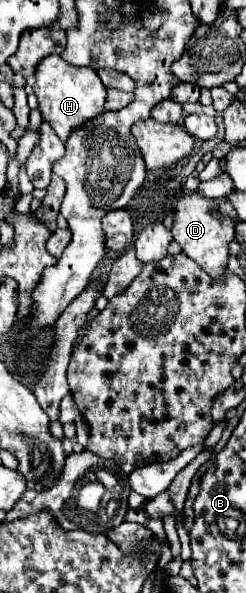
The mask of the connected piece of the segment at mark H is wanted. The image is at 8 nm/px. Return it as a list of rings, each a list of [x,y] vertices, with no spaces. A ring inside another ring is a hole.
[[[53,54],[39,62],[35,78],[37,82],[33,86],[33,92],[39,100],[39,112],[63,142],[67,142],[75,128],[81,128],[83,124],[95,120],[95,116],[101,116],[105,112],[107,90],[99,80],[97,72],[91,68],[71,66],[61,56]]]

